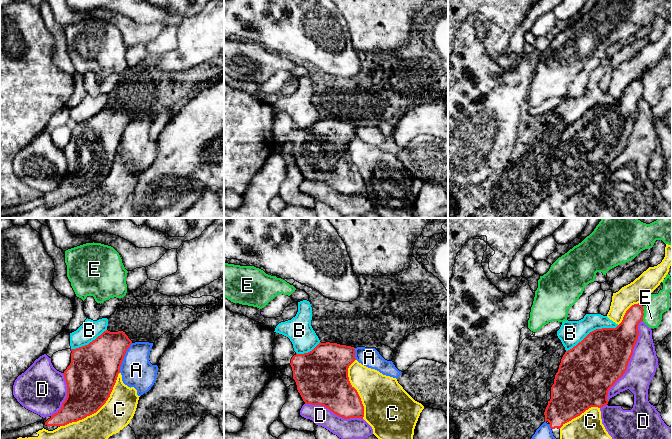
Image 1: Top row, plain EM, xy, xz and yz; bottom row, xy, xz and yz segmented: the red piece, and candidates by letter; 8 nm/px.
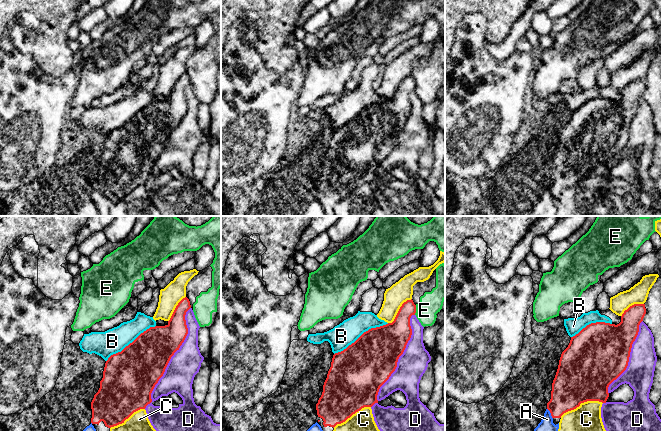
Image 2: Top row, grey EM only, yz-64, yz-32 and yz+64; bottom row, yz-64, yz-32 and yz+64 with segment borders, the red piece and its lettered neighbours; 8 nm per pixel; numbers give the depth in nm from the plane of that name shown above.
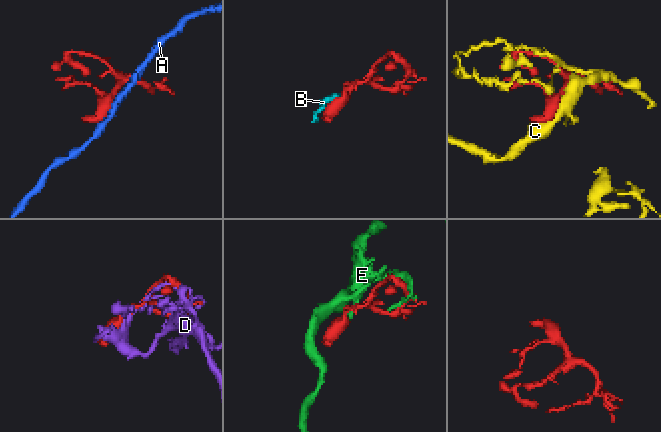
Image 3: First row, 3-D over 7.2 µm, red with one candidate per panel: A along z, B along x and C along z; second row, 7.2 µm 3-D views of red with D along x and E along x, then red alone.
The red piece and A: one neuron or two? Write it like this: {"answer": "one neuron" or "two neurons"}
{"answer": "two neurons"}

